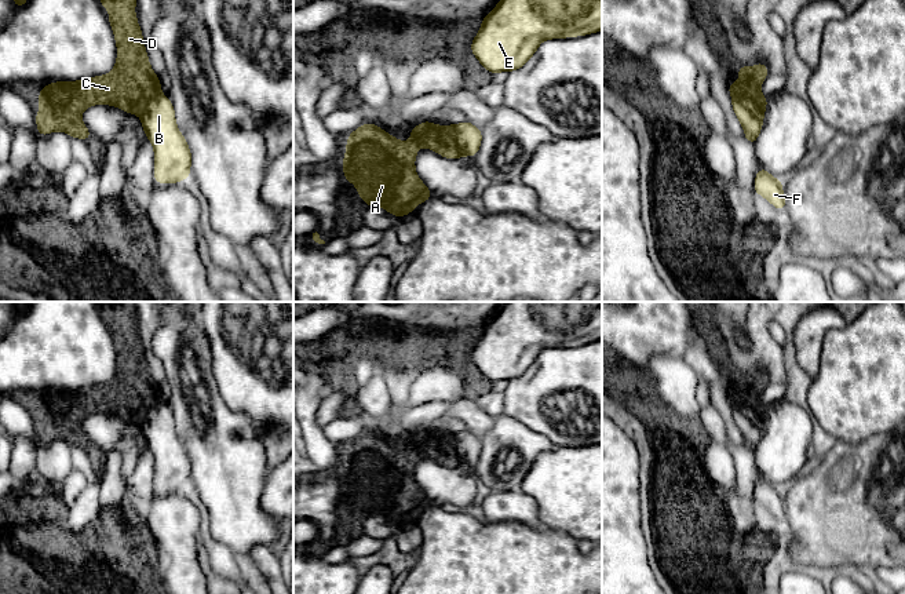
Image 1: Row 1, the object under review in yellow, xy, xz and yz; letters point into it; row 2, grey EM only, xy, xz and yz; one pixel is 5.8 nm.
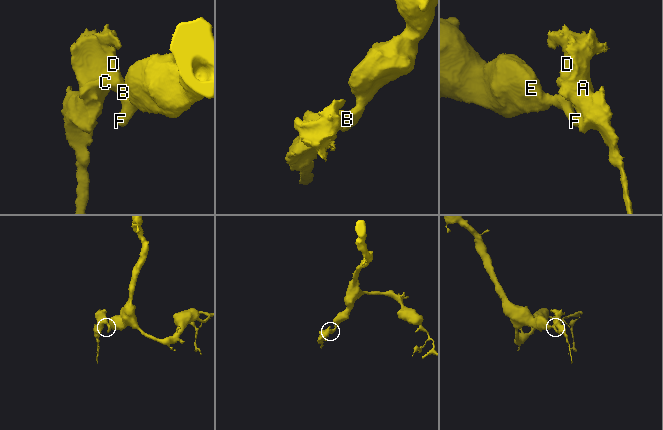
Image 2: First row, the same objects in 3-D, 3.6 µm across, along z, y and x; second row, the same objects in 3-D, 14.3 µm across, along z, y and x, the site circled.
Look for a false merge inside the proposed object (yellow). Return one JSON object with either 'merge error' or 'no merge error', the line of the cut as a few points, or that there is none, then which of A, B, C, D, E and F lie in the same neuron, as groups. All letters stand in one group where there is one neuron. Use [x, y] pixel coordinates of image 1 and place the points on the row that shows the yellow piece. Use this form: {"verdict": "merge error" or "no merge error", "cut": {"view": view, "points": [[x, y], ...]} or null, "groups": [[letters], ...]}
{"verdict": "merge error", "cut": {"view": "yz", "points": [[733, 97], [750, 99], [763, 110]]}, "groups": [["A", "C", "D"], ["B", "E", "F"]]}

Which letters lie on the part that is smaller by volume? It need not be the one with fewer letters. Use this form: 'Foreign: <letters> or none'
Foreign: A, C, D

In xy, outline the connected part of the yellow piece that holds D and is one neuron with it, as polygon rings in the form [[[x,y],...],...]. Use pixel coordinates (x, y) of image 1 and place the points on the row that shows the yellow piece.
[[[101,0],[110,12],[109,22],[117,43],[117,62],[114,69],[105,74],[80,81],[59,81],[45,85],[39,94],[40,110],[36,116],[40,135],[65,131],[70,138],[91,139],[90,131],[81,121],[81,113],[91,105],[113,105],[124,112],[142,117],[147,105],[161,96],[158,76],[152,70],[145,50],[142,32],[134,11],[136,0]]]

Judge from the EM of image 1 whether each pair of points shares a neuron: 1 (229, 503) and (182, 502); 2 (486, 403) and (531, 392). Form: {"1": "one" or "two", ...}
{"1": "two", "2": "two"}

